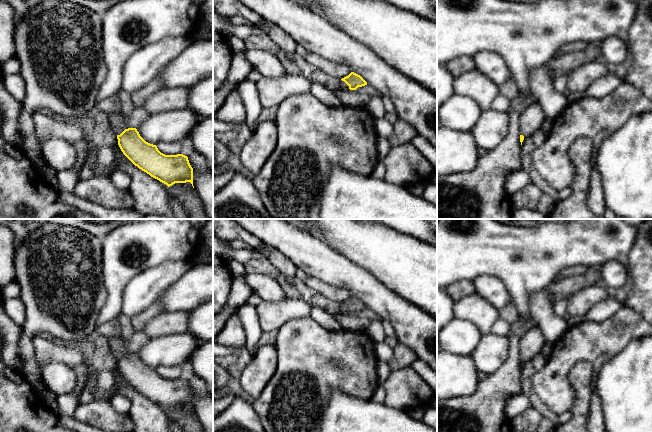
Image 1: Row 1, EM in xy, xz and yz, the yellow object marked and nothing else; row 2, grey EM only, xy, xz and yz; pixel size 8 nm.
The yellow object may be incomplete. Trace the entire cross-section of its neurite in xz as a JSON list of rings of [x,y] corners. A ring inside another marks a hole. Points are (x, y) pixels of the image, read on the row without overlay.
[[[351,296],[348,300],[340,303],[339,313],[356,314],[358,311],[367,309],[367,306],[358,298]]]

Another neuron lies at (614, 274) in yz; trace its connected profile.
[[[615,260],[606,262],[601,267],[601,279],[604,287],[610,291],[624,286],[630,275],[628,268]]]

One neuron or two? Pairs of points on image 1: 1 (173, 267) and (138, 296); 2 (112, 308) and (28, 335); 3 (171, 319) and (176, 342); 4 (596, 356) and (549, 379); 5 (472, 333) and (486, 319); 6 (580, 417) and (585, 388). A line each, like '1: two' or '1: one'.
1: one
2: two
3: two
4: one
5: two
6: one

